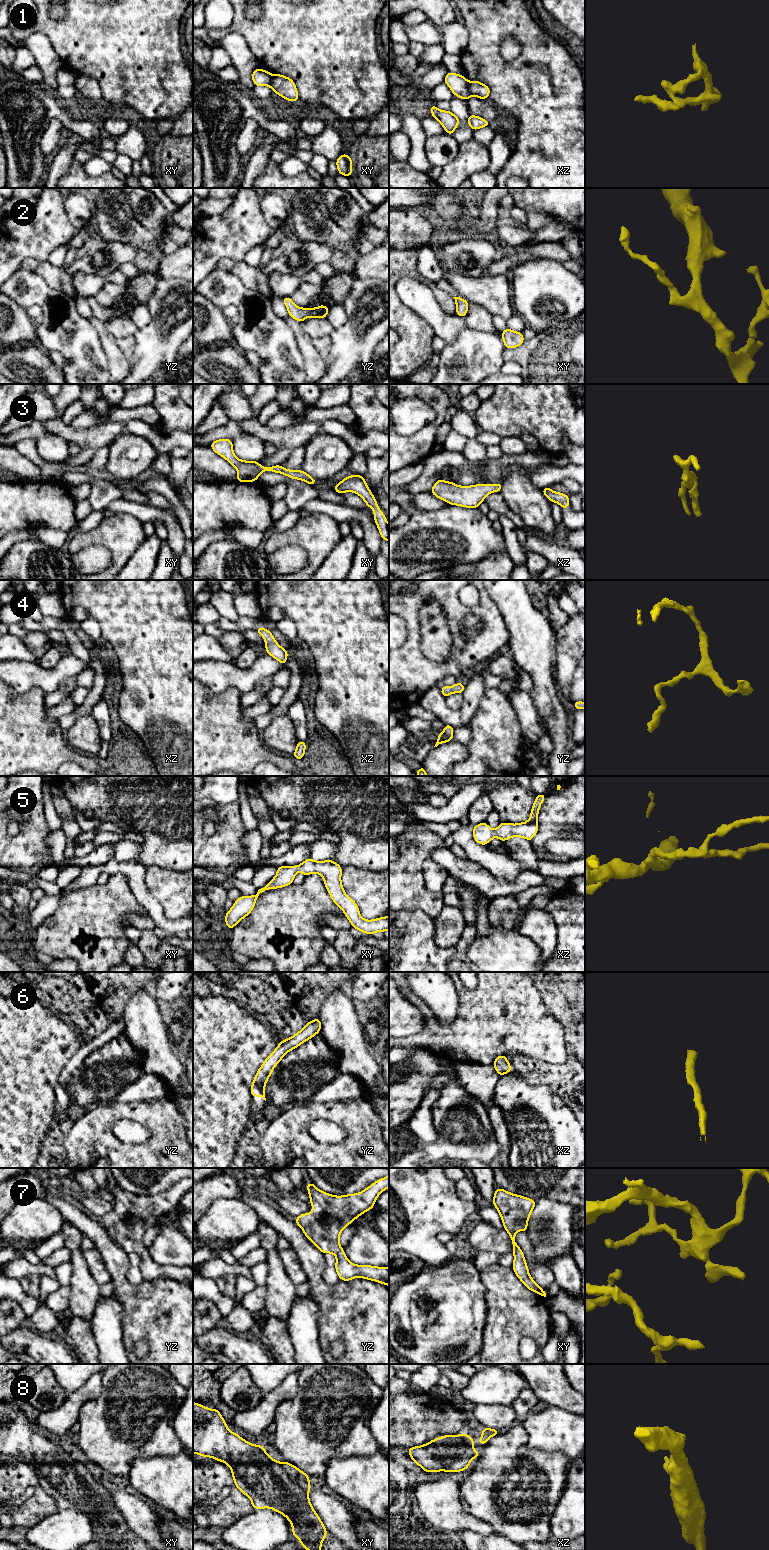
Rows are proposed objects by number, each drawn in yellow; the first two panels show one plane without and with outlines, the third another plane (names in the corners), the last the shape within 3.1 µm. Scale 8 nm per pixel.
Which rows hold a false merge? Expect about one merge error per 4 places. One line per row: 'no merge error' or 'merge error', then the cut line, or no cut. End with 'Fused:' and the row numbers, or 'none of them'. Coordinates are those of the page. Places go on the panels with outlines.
1: merge error; cut in xz along (468, 82), (468, 93), (470, 95)
2: no merge error; no cut
3: no merge error; no cut
4: no merge error; no cut
5: no merge error; no cut
6: no merge error; no cut
7: no merge error; no cut
8: no merge error; no cut
Fused: 1

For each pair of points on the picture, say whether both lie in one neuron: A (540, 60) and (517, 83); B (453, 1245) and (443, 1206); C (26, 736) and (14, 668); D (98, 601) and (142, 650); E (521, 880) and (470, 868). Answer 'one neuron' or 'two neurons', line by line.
A: one neuron
B: two neurons
C: two neurons
D: one neuron
E: one neuron

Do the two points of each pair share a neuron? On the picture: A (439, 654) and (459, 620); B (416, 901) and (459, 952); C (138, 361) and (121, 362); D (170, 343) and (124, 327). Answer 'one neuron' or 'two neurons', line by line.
A: two neurons
B: two neurons
C: two neurons
D: two neurons

